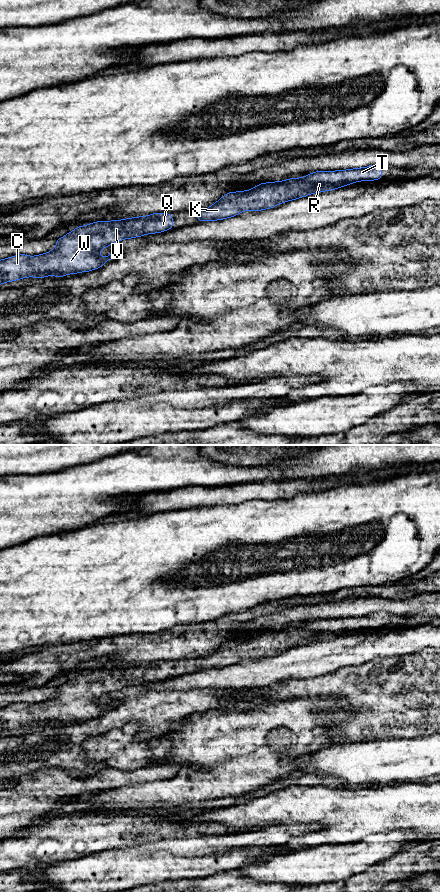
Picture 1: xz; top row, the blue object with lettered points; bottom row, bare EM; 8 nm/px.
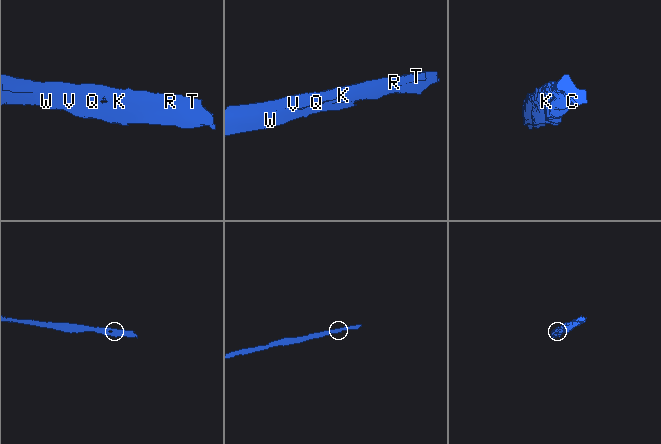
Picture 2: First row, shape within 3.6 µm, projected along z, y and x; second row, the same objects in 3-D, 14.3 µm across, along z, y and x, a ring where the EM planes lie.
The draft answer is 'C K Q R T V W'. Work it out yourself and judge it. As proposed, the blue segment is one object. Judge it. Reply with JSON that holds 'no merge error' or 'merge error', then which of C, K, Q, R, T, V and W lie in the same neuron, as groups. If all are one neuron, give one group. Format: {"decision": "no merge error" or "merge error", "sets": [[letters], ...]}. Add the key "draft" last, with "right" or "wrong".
{"decision": "no merge error", "sets": [["C", "K", "Q", "R", "T", "V", "W"]], "draft": "right"}

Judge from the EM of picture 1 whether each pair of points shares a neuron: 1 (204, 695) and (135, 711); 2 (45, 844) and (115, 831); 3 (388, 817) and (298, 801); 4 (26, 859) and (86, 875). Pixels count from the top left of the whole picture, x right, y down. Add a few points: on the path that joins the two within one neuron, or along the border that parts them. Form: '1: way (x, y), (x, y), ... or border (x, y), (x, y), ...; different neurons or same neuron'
1: way (187, 702), (170, 708), (152, 710); same neuron
2: way (62, 843), (79, 841), (98, 832); same neuron
3: way (366, 812), (340, 812), (335, 807), (320, 805); same neuron
4: border (66, 859), (60, 862), (34, 864), (29, 867); different neurons

